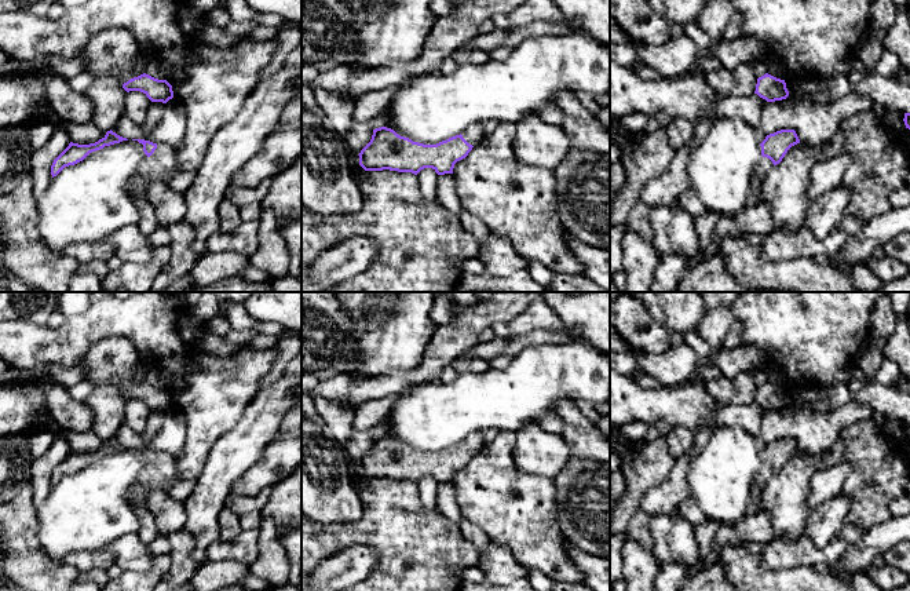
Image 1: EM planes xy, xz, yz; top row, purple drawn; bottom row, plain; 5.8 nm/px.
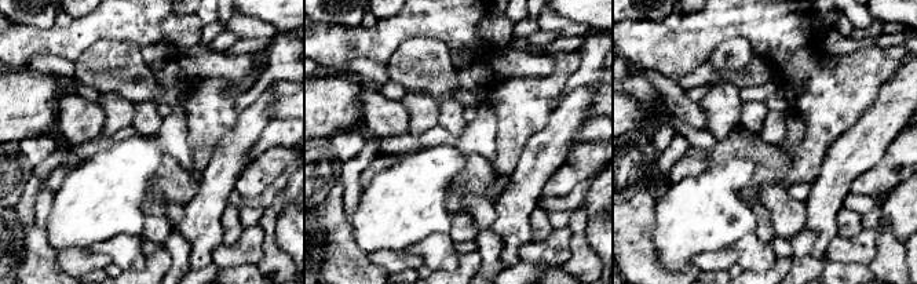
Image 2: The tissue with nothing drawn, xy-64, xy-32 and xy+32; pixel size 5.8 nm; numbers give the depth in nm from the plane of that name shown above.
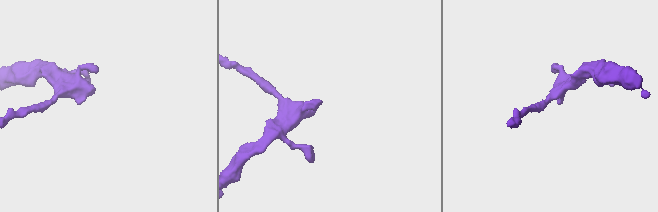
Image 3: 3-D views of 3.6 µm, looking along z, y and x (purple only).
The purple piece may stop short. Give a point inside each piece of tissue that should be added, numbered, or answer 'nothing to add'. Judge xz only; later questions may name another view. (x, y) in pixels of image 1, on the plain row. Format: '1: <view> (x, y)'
1: xz (474, 442)

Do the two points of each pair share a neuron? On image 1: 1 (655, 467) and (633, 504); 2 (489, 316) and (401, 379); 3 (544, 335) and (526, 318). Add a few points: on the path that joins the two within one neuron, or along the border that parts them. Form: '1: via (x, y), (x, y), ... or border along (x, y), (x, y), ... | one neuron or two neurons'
1: via (646, 477), (636, 486), (633, 495) | one neuron
2: via (467, 327), (423, 371) | one neuron
3: border along (563, 327), (559, 329), (532, 329), (511, 338) | two neurons

